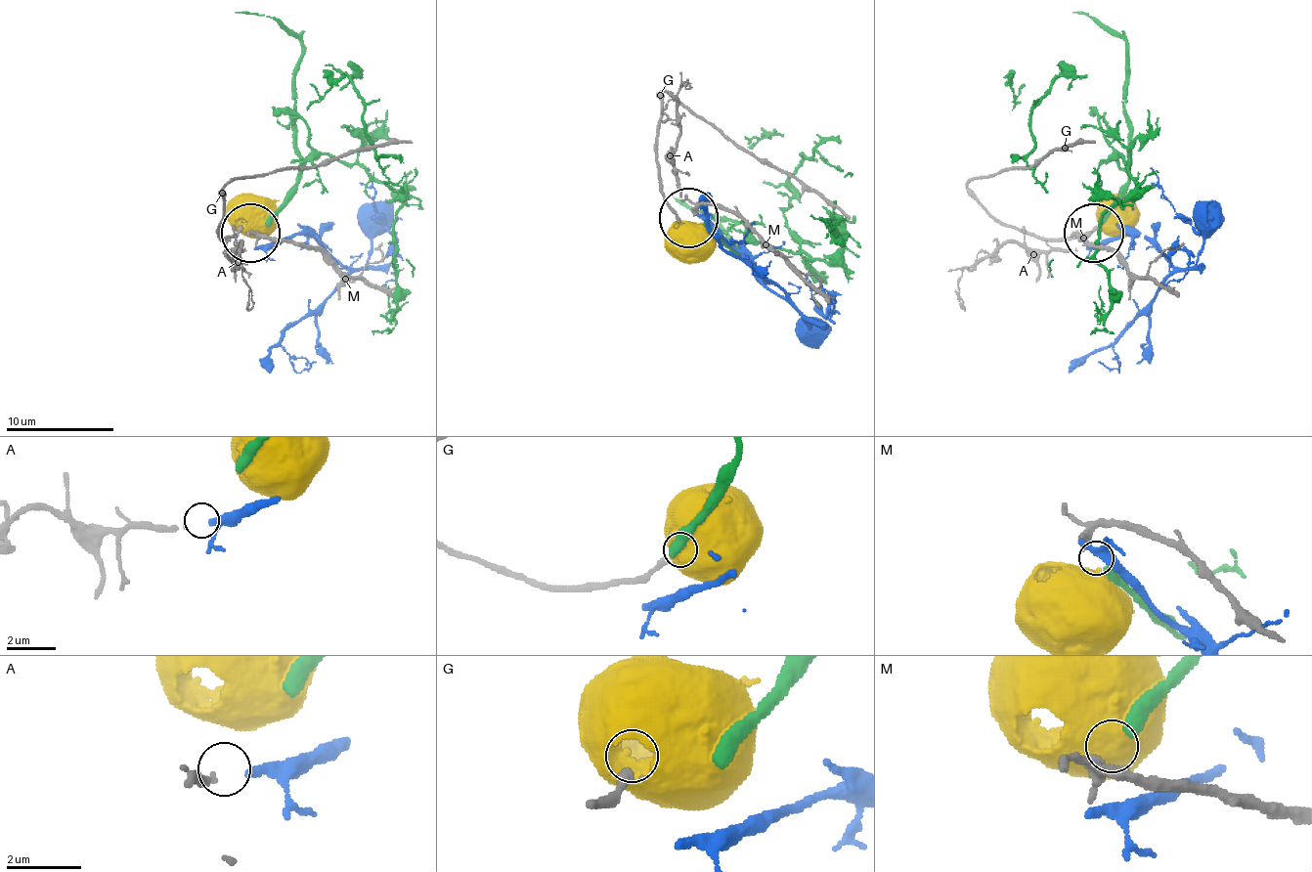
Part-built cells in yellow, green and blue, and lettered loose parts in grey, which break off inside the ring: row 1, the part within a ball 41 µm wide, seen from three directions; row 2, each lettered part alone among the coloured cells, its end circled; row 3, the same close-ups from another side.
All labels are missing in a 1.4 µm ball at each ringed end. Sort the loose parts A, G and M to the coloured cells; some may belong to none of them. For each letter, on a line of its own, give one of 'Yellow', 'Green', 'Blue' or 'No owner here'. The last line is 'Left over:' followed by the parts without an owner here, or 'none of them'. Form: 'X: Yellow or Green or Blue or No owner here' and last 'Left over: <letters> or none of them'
A: Blue
G: Yellow
M: Green
Left over: none of them

